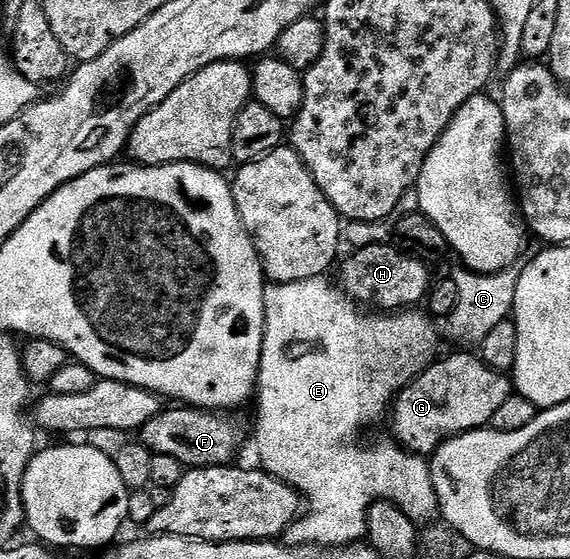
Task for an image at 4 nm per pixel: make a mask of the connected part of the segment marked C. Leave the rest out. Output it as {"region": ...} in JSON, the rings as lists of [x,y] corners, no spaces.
{"region":[[[513,265],[493,274],[478,274],[465,267],[451,272],[450,278],[458,287],[458,303],[448,316],[448,331],[451,337],[462,343],[479,345],[494,326],[509,318],[516,304],[517,285],[520,280],[521,268]]]}

